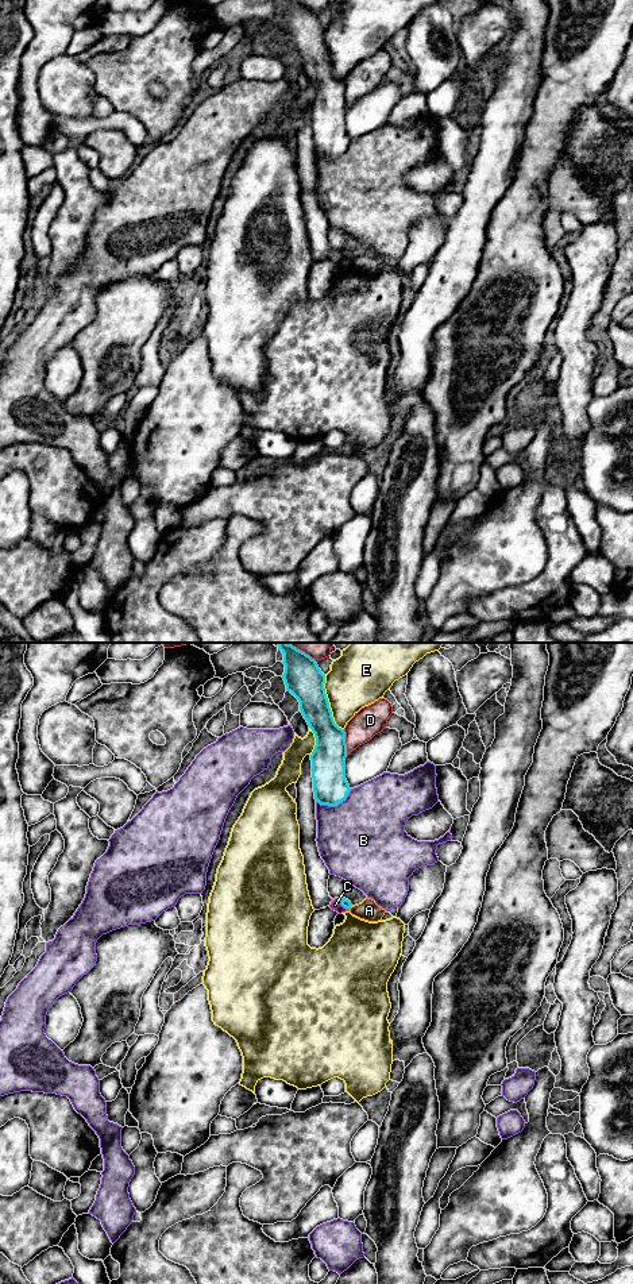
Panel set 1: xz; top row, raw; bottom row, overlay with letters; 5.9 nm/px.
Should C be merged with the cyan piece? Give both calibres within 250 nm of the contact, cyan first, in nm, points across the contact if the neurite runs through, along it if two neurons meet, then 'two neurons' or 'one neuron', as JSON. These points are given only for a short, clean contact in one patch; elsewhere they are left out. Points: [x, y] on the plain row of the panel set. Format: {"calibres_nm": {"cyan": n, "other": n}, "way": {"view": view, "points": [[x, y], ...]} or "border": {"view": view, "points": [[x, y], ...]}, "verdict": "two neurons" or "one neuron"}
{"calibres_nm": {"cyan": 50, "other": 70}, "border": {"view": "xz", "points": [[339, 251], [348, 261]]}, "verdict": "two neurons"}

